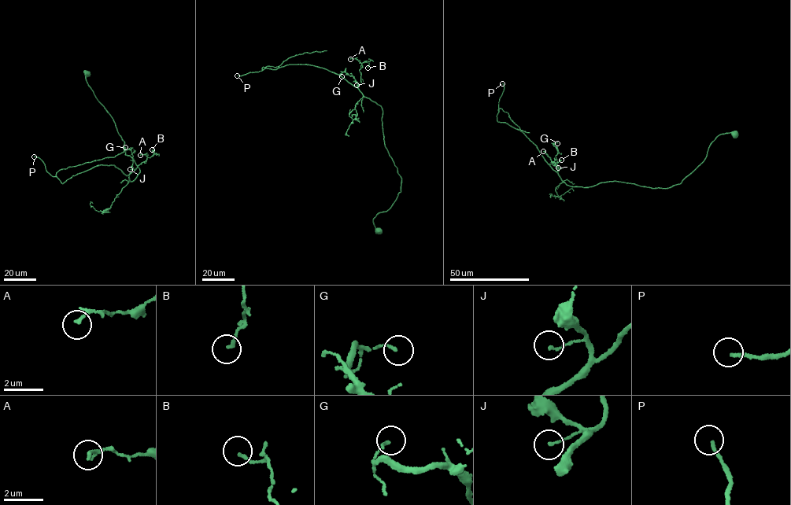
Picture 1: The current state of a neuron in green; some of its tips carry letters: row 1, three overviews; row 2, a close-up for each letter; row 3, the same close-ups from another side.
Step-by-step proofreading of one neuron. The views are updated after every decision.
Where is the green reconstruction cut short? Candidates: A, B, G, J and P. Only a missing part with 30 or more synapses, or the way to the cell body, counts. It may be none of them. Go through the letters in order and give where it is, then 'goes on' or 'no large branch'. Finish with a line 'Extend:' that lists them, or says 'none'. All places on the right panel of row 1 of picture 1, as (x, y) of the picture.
A: (543, 151) | no large branch
B: (561, 160) | no large branch
G: (557, 143) | no large branch
J: (558, 167) | no large branch
P: (502, 83) | goes on
Extend: P

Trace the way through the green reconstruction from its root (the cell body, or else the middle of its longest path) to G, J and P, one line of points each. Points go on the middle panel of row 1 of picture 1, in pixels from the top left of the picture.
G: (378, 230), (373, 218), (390, 208), (401, 178), (385, 145), (382, 107), (363, 95), (353, 76), (341, 76)
J: (378, 230), (373, 218), (390, 208), (401, 178), (385, 145), (382, 108), (356, 85)
P: (378, 230), (373, 218), (390, 208), (401, 183), (385, 145), (382, 107), (343, 77), (313, 65), (237, 75)

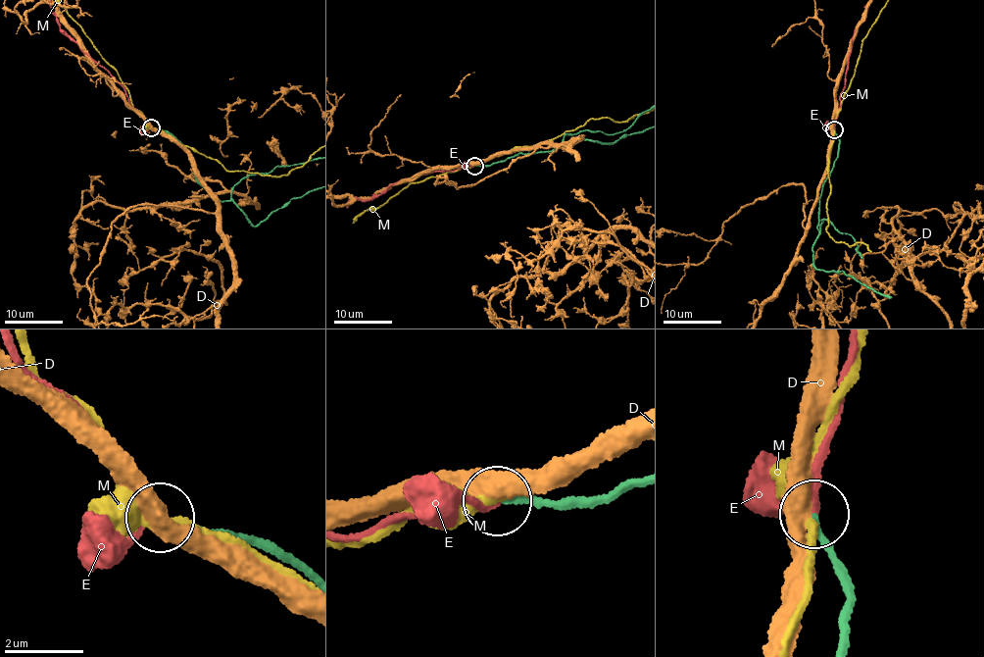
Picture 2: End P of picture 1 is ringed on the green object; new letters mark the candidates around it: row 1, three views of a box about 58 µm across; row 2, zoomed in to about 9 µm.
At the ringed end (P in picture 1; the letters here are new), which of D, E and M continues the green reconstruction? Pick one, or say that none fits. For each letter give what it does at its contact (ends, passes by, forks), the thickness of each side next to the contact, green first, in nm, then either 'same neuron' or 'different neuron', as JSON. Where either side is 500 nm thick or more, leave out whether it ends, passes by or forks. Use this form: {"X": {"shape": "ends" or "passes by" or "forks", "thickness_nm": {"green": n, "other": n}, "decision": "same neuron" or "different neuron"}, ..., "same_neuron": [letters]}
{"D": {"shape": "passes by", "thickness_nm": {"green": 180, "other": 480}, "decision": "different neuron"}, "E": {"shape": "passes by", "thickness_nm": {"green": 180, "other": 200}, "decision": "same neuron"}, "M": {"shape": "passes by", "thickness_nm": {"green": 200, "other": 200}, "decision": "different neuron"}, "same_neuron": ["E"]}

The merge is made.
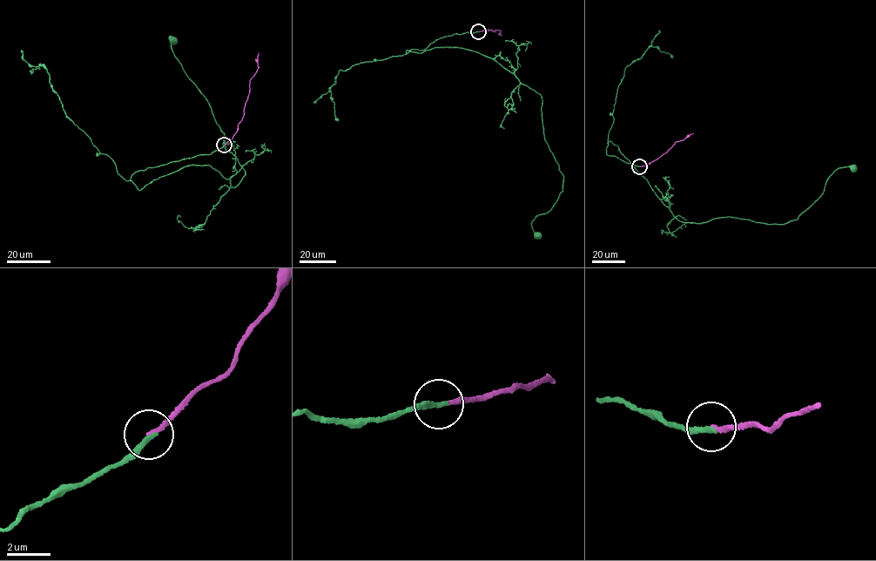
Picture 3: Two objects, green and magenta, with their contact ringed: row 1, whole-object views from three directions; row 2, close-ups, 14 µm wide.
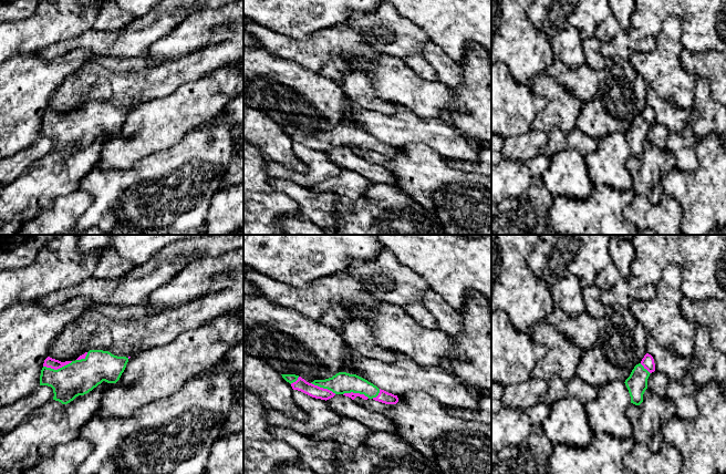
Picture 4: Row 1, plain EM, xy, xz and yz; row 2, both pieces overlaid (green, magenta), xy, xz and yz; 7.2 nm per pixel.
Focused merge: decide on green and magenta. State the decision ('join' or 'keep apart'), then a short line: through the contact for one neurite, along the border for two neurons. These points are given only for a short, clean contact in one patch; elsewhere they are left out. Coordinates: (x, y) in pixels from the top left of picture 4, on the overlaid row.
join

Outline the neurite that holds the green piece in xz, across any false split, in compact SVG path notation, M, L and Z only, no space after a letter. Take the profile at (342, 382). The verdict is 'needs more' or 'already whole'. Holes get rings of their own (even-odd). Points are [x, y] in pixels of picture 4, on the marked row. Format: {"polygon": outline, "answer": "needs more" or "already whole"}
{"polygon": "M339 372L325 380L314 380L309 383L295 374L281 374L289 382L293 390L301 391L312 398L329 400L335 394L343 394L354 400L360 396L364 400L373 399L385 404L396 404L397 395L378 389L367 380L346 372Z", "answer": "needs more"}

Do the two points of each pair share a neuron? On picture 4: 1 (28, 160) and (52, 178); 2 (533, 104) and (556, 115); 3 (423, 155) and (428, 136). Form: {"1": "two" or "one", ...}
{"1": "two", "2": "two", "3": "two"}

